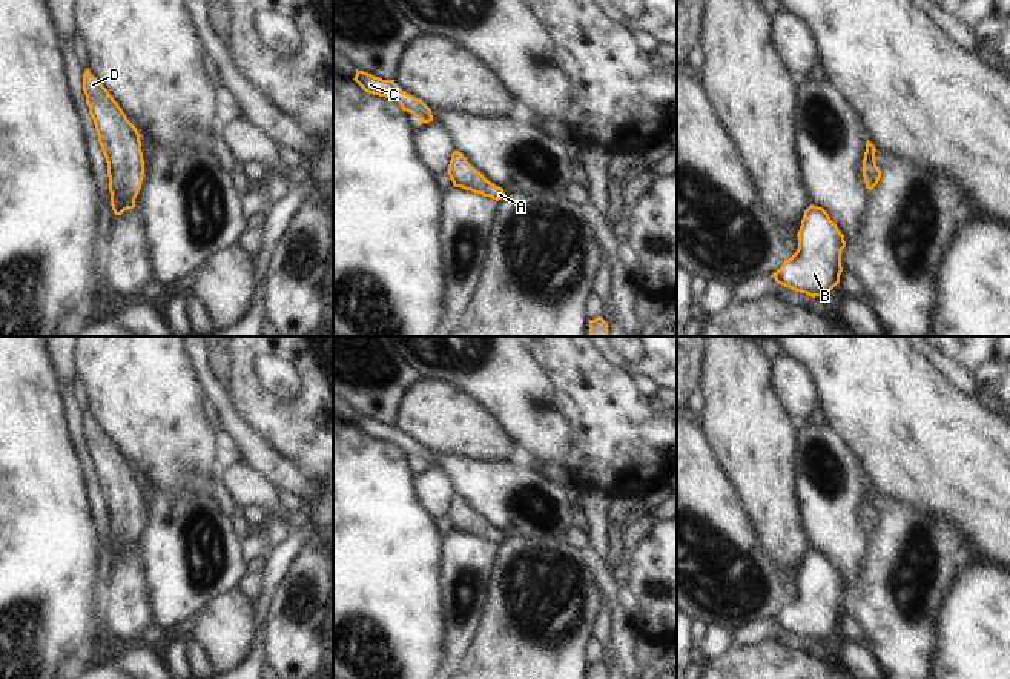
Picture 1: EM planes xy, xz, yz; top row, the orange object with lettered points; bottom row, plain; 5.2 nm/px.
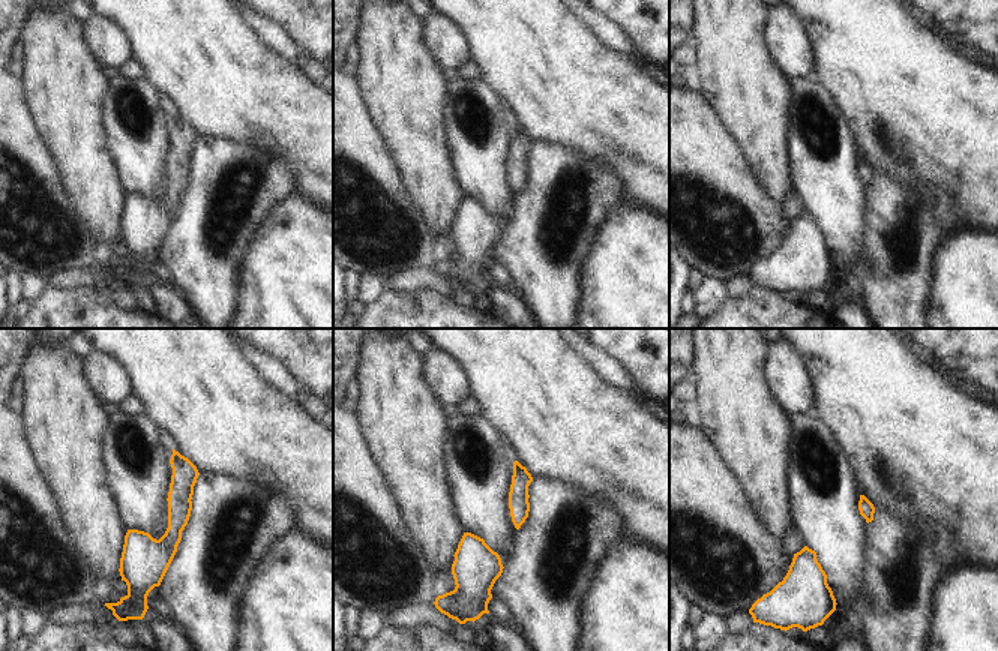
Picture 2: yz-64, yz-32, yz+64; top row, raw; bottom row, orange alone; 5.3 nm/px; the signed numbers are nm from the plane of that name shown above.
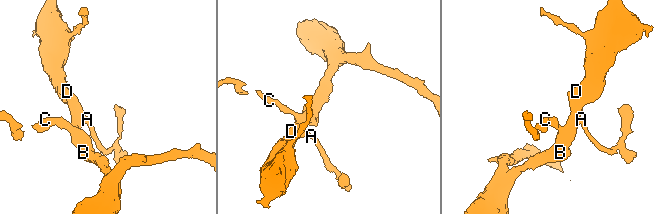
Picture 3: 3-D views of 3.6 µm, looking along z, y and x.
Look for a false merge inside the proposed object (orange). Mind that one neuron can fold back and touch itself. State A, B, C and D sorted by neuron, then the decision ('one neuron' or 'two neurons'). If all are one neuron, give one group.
groups A B C D; one neuron

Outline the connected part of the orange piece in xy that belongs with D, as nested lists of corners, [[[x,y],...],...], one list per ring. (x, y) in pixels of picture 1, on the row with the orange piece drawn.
[[[89,69],[83,74],[83,91],[107,163],[111,206],[115,215],[121,215],[135,207],[143,183],[144,160],[140,134]]]

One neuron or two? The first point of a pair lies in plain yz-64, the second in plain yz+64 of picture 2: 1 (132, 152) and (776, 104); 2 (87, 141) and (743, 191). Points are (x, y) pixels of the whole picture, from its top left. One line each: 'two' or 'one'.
1: two
2: two

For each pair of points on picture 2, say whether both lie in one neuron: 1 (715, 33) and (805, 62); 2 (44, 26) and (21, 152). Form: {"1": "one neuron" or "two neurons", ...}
{"1": "two neurons", "2": "two neurons"}

